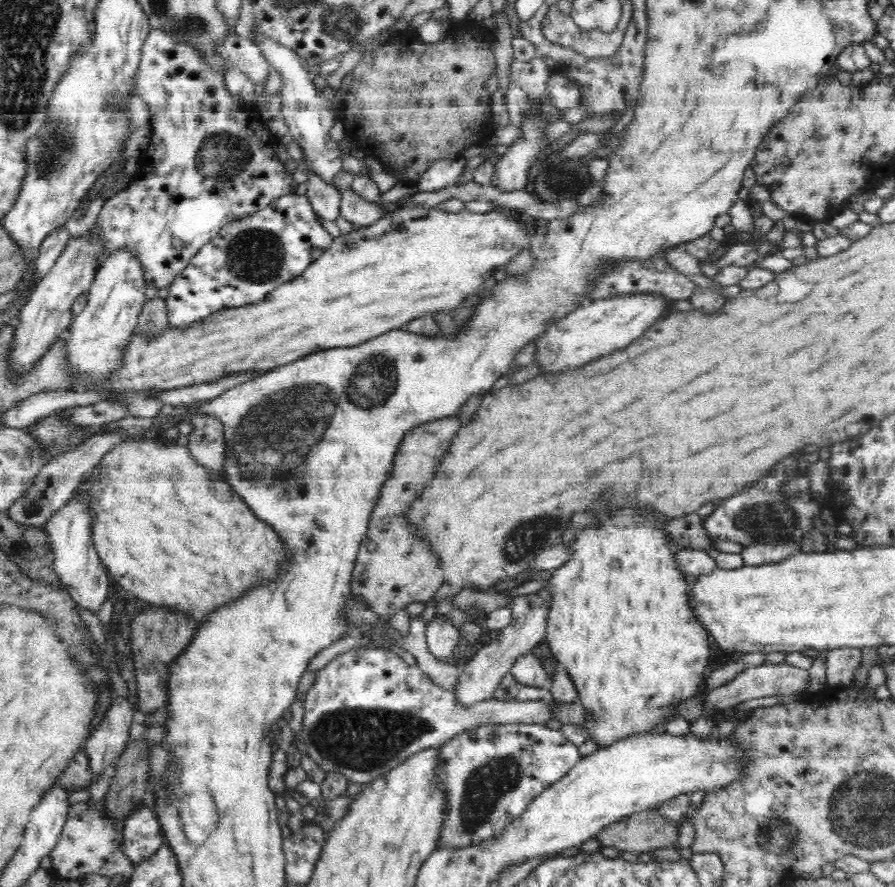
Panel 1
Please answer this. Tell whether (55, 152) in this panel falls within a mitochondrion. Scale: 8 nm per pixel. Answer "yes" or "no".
yes

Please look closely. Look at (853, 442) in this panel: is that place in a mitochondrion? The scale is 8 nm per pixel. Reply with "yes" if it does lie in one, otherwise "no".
no

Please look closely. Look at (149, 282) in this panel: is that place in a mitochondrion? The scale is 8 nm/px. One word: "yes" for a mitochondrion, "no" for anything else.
no

